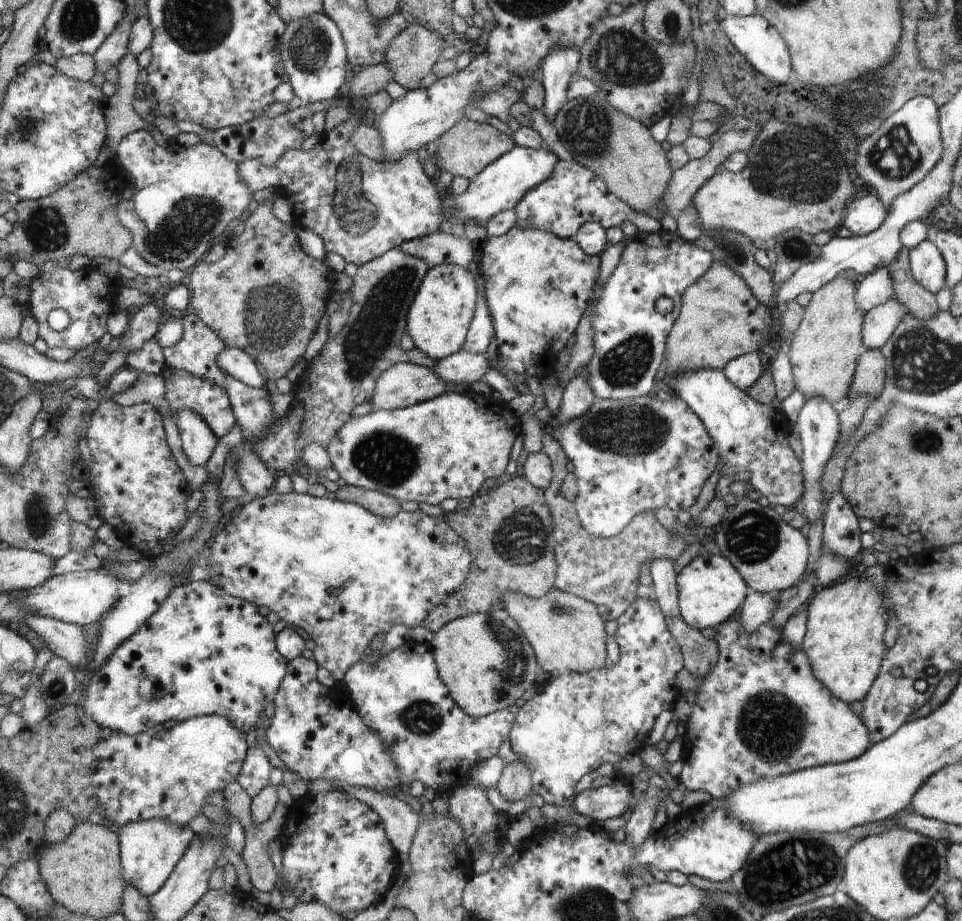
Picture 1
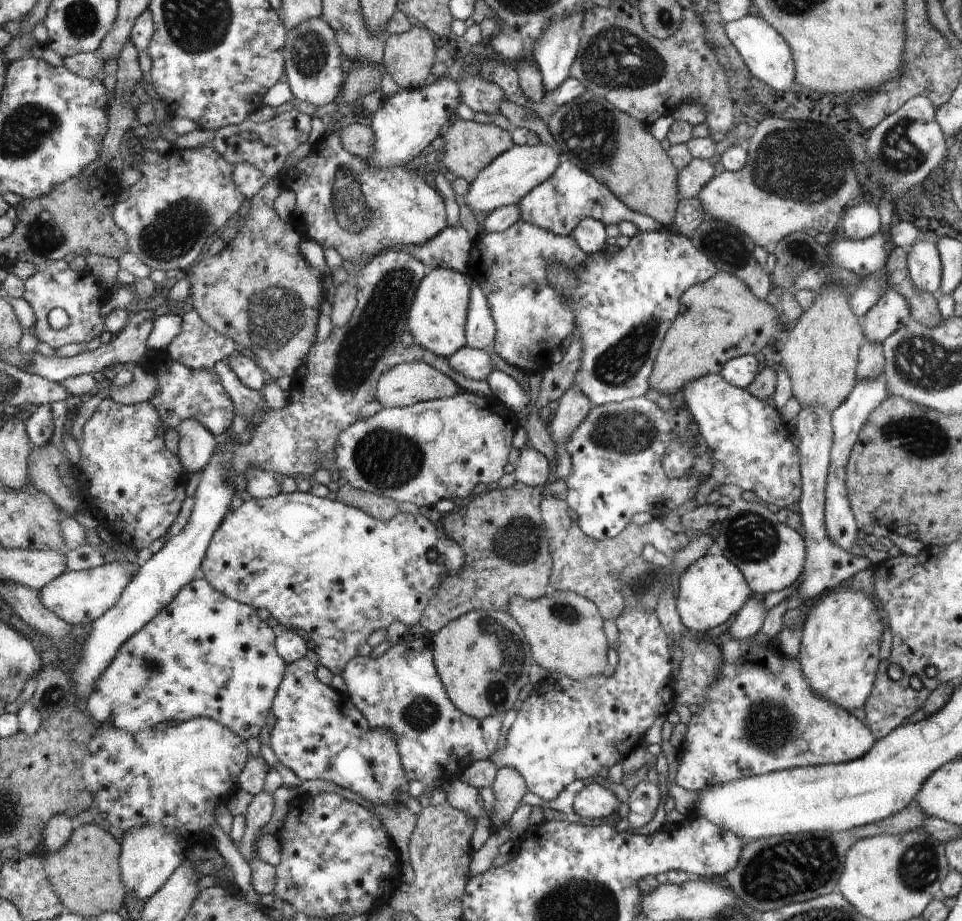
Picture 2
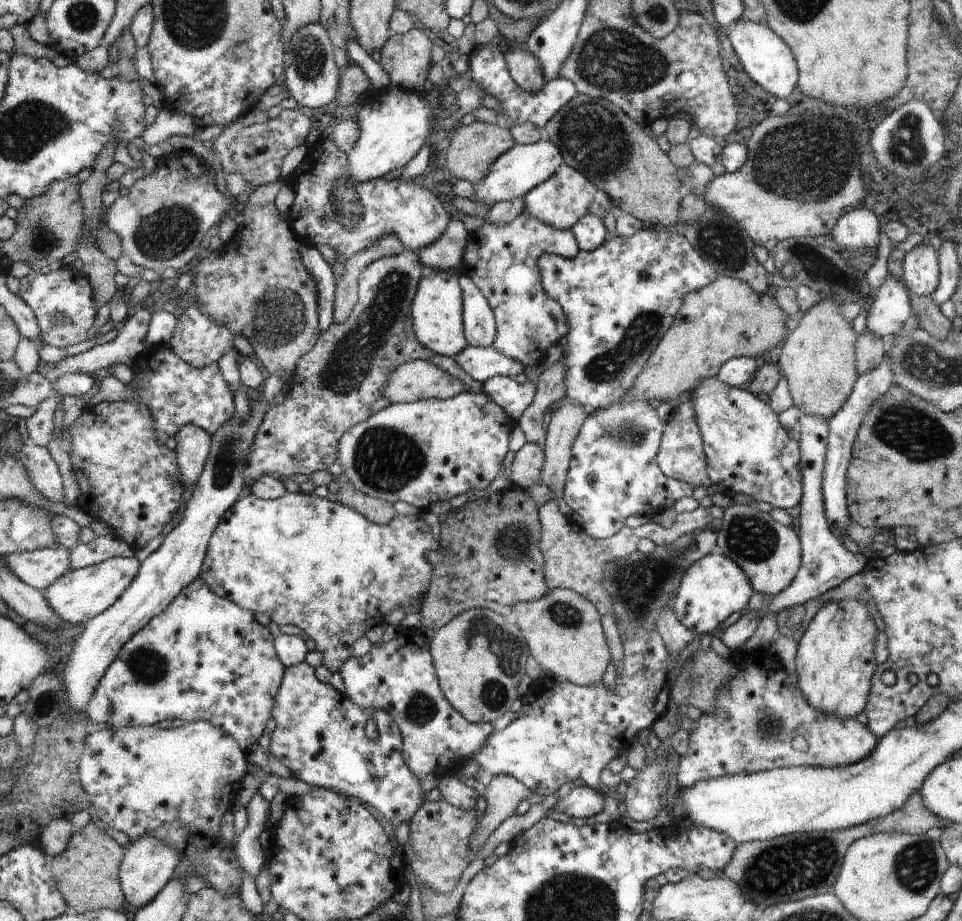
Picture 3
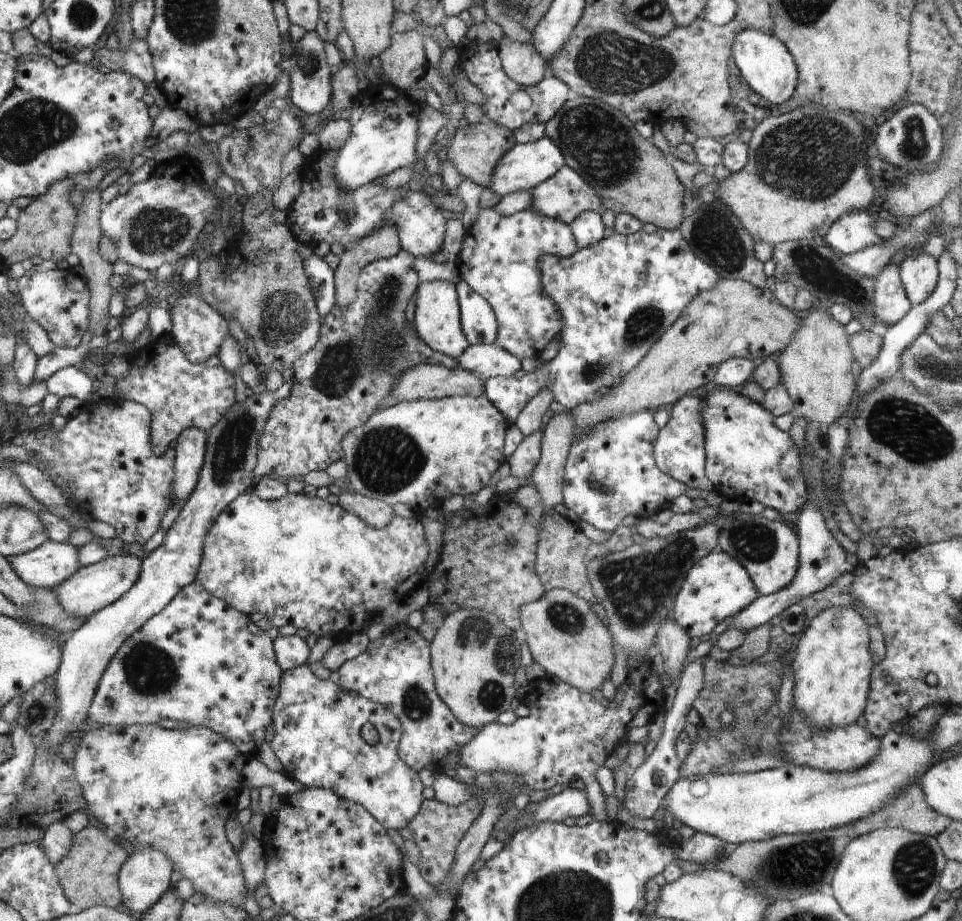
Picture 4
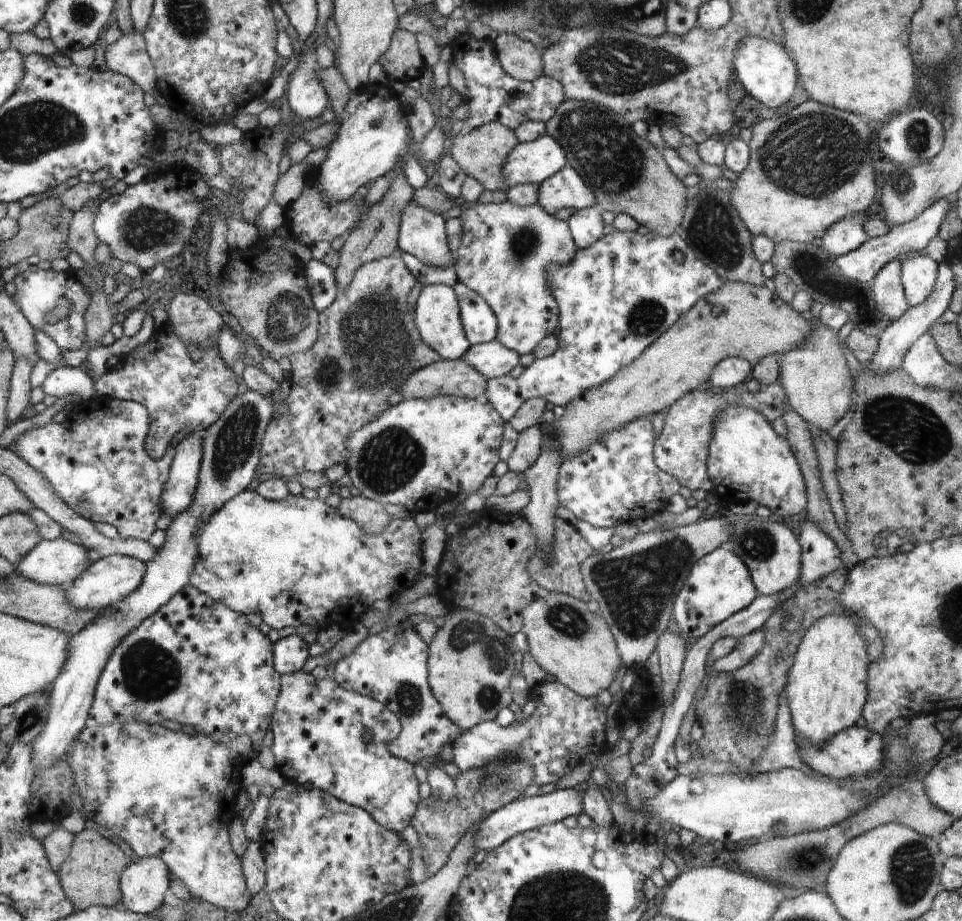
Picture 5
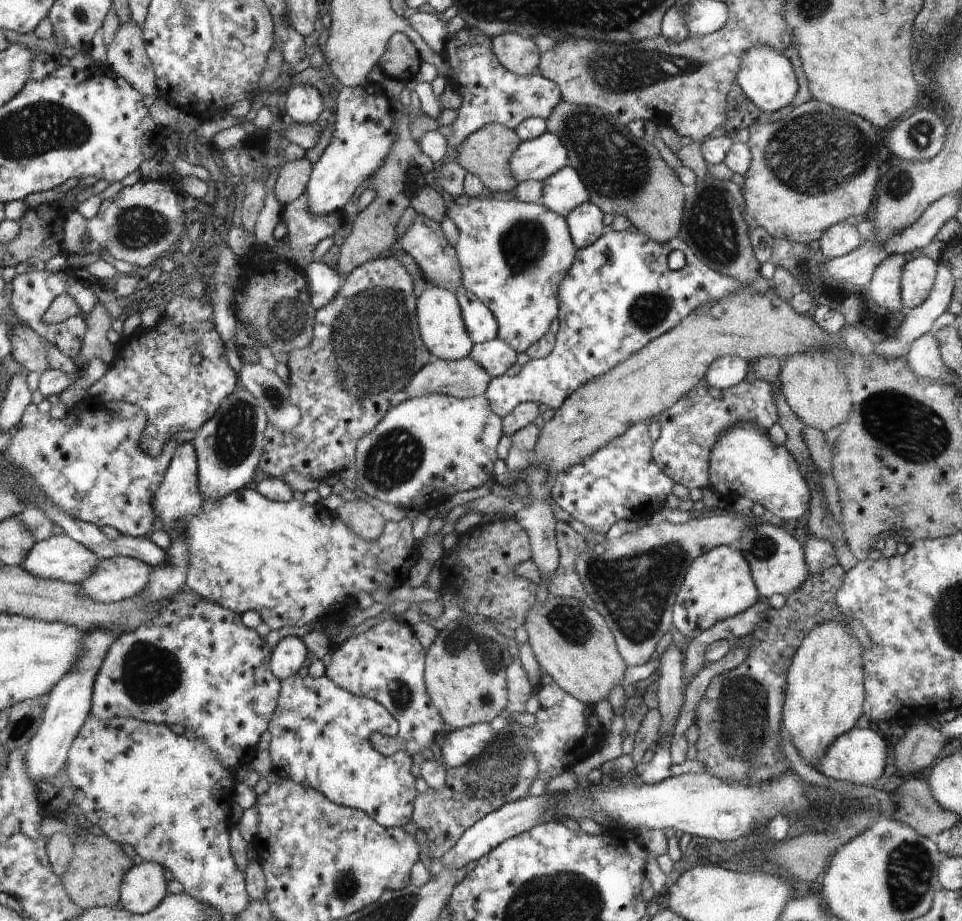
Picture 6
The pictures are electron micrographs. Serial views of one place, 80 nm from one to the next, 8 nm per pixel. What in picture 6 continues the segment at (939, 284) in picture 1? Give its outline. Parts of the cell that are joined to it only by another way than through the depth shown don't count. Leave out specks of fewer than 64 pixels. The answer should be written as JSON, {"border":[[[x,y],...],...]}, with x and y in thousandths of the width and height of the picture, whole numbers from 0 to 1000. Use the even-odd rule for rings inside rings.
{"border":[[[951,275],[944,279],[937,299],[938,332],[941,339],[958,331],[967,320],[975,287],[965,278]]]}

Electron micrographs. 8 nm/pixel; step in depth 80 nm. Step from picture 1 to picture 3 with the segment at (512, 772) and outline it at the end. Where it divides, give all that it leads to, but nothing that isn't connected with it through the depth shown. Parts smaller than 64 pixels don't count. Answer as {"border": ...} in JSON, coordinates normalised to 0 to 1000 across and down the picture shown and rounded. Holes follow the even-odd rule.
{"border":[[[512,841],[509,851],[505,855],[506,877],[499,896],[489,908],[490,924],[495,927],[504,912],[536,882],[536,876],[544,868],[555,862],[532,841]]]}

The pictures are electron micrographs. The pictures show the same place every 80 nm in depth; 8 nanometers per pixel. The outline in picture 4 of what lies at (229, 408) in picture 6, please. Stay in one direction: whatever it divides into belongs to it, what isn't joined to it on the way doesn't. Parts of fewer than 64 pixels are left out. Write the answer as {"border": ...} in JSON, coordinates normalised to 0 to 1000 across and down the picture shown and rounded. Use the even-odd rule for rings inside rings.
{"border":[[[304,414],[294,415],[291,421],[286,425],[275,423],[270,428],[259,427],[253,438],[247,438],[221,463],[216,469],[216,482],[213,486],[213,502],[209,506],[208,521],[205,522],[205,530],[201,536],[191,545],[190,550],[181,558],[173,573],[172,583],[168,591],[163,596],[154,600],[148,606],[148,619],[146,630],[142,634],[129,645],[123,653],[111,658],[102,666],[98,666],[94,671],[87,673],[83,683],[79,683],[77,688],[71,693],[64,706],[63,725],[57,732],[56,743],[61,758],[61,770],[55,787],[49,795],[49,805],[54,809],[62,809],[68,803],[72,795],[81,790],[86,790],[87,782],[93,777],[93,769],[100,756],[101,745],[105,740],[106,733],[112,721],[130,695],[133,695],[155,671],[162,669],[176,654],[192,638],[200,634],[208,622],[208,615],[212,608],[213,582],[220,574],[222,566],[230,560],[236,549],[245,544],[252,534],[258,532],[262,523],[262,510],[267,506],[266,491],[270,489],[270,476],[274,469],[277,458],[283,450],[289,435],[299,432],[304,426]]]}

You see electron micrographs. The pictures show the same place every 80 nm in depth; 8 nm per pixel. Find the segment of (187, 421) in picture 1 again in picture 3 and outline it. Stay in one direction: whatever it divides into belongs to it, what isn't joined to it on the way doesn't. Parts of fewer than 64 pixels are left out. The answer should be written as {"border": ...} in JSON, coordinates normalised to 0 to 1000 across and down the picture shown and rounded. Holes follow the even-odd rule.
{"border":[[[196,460],[182,471],[182,477],[189,519],[194,529],[203,528],[216,502],[222,476],[210,464]]]}

